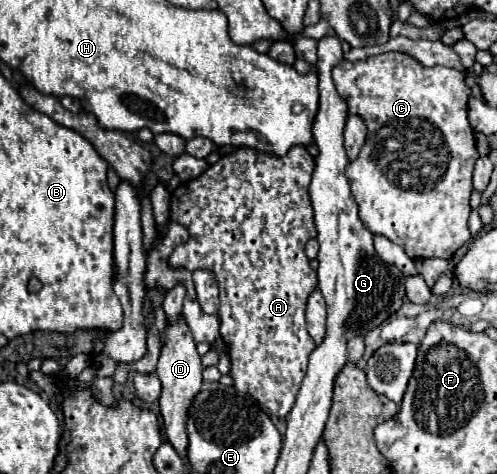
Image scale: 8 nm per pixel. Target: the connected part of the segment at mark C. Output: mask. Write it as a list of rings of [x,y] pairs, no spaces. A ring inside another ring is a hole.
[[[387,52],[363,62],[341,60],[333,68],[333,82],[347,102],[349,114],[361,116],[367,126],[365,146],[345,170],[365,228],[375,236],[385,236],[399,244],[411,260],[451,258],[471,238],[467,228],[471,214],[469,196],[473,192],[471,174],[479,158],[475,134],[467,120],[471,88],[465,84],[465,76],[455,68],[425,68],[411,56]]]

